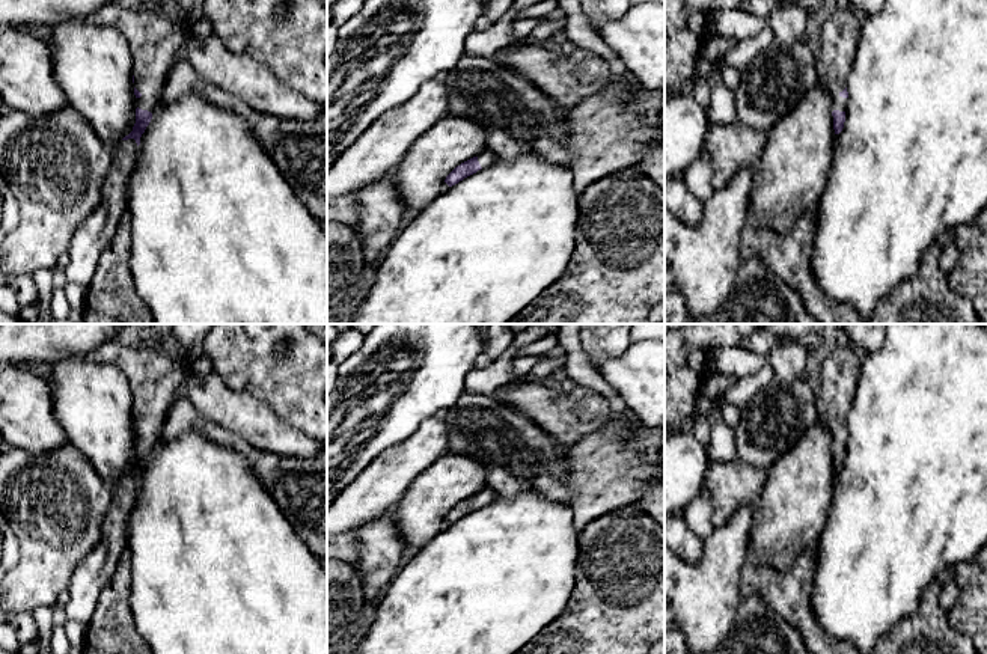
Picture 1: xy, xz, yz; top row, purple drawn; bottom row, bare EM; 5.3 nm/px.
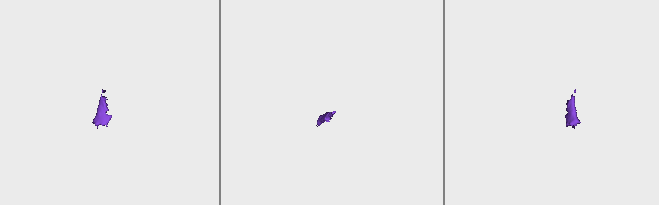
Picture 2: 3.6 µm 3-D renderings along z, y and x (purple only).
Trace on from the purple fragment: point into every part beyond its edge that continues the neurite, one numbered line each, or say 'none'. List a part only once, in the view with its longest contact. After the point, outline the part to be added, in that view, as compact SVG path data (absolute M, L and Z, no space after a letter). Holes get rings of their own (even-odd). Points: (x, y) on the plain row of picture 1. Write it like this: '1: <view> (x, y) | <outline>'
1: xy (94, 571) | M134 476L119 478L110 487L112 502L104 515L101 539L78 562L68 586L69 600L65 606L68 621L89 624L101 591L127 550L127 524L134 509L137 487Z
2: yz (840, 372) | M851 344L836 347L820 369L818 407L832 432L833 448L845 449L848 435L839 431L847 425L845 417L851 408L862 360Z

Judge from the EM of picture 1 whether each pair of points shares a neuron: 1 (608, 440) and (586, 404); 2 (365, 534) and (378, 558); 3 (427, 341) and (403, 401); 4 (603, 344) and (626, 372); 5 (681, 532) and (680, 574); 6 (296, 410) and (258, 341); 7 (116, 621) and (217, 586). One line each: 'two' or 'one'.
1: two
2: one
3: one
4: two
5: two
6: one
7: two

